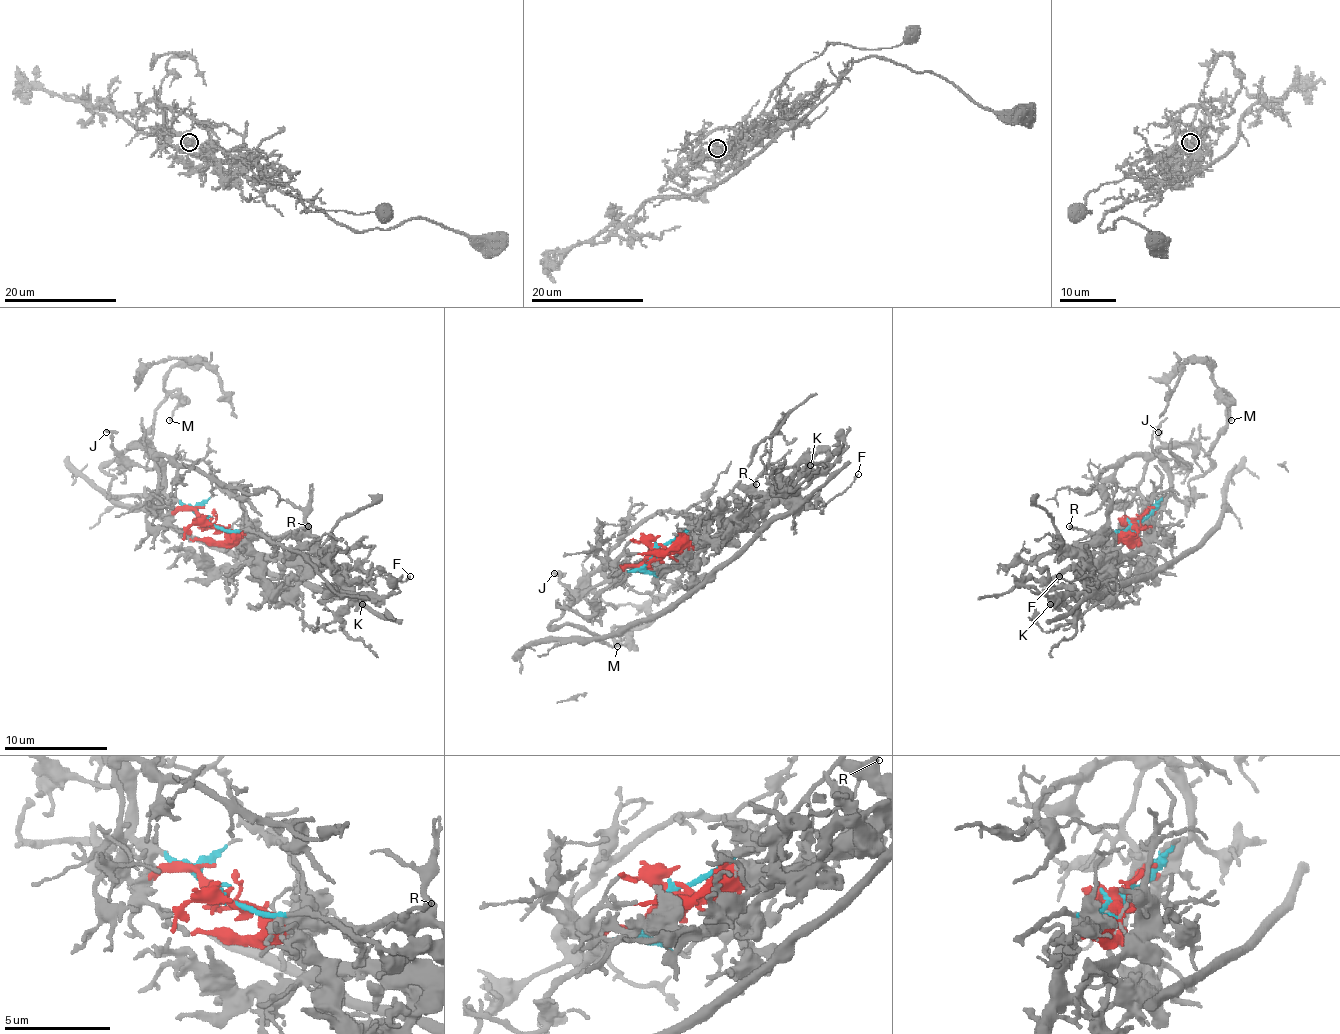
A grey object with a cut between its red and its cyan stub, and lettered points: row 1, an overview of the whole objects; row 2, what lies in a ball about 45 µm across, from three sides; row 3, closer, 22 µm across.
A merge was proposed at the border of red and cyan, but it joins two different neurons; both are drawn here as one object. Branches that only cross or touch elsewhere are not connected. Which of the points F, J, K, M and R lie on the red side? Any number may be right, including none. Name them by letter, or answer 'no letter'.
F, K, R

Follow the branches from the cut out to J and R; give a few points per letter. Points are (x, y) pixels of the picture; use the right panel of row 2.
J: (1134, 521), (1170, 490), (1168, 470), (1175, 465), (1175, 457), (1157, 431)
R: (1134, 521), (1132, 534), (1124, 537), (1088, 534), (1070, 526)

